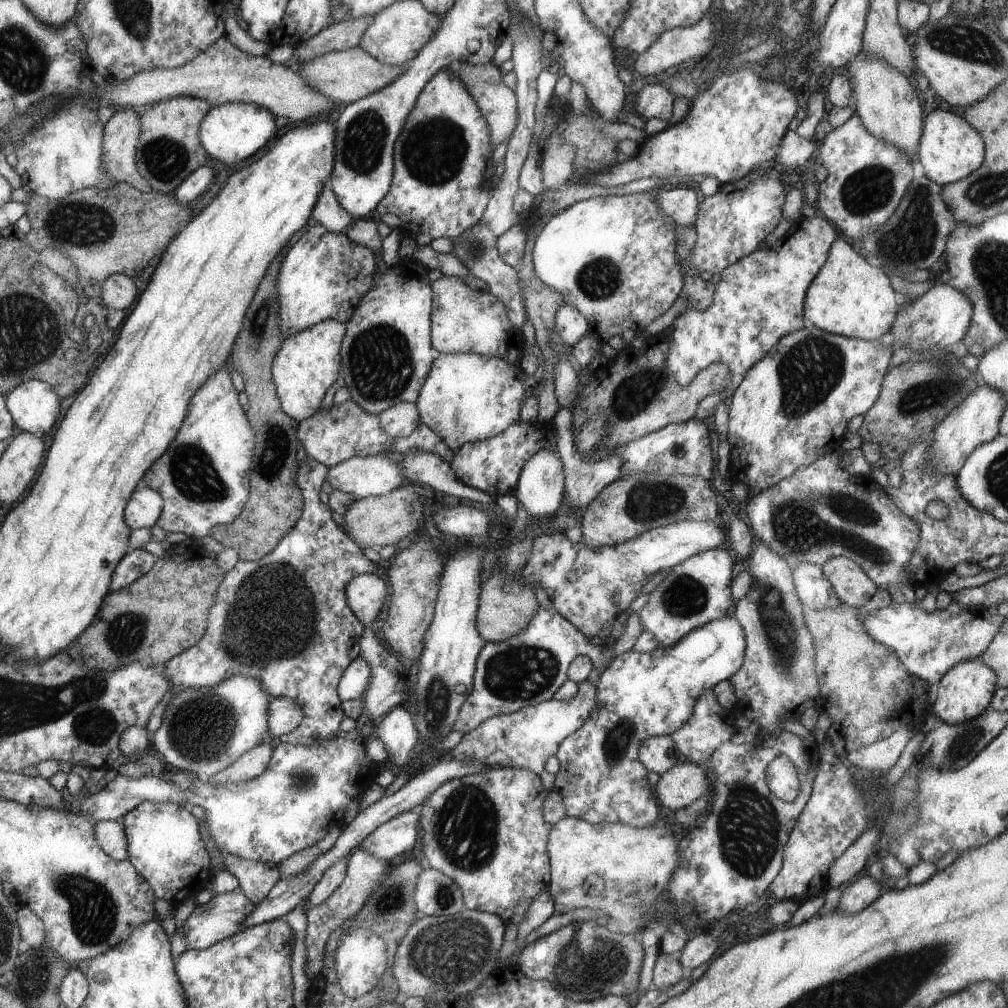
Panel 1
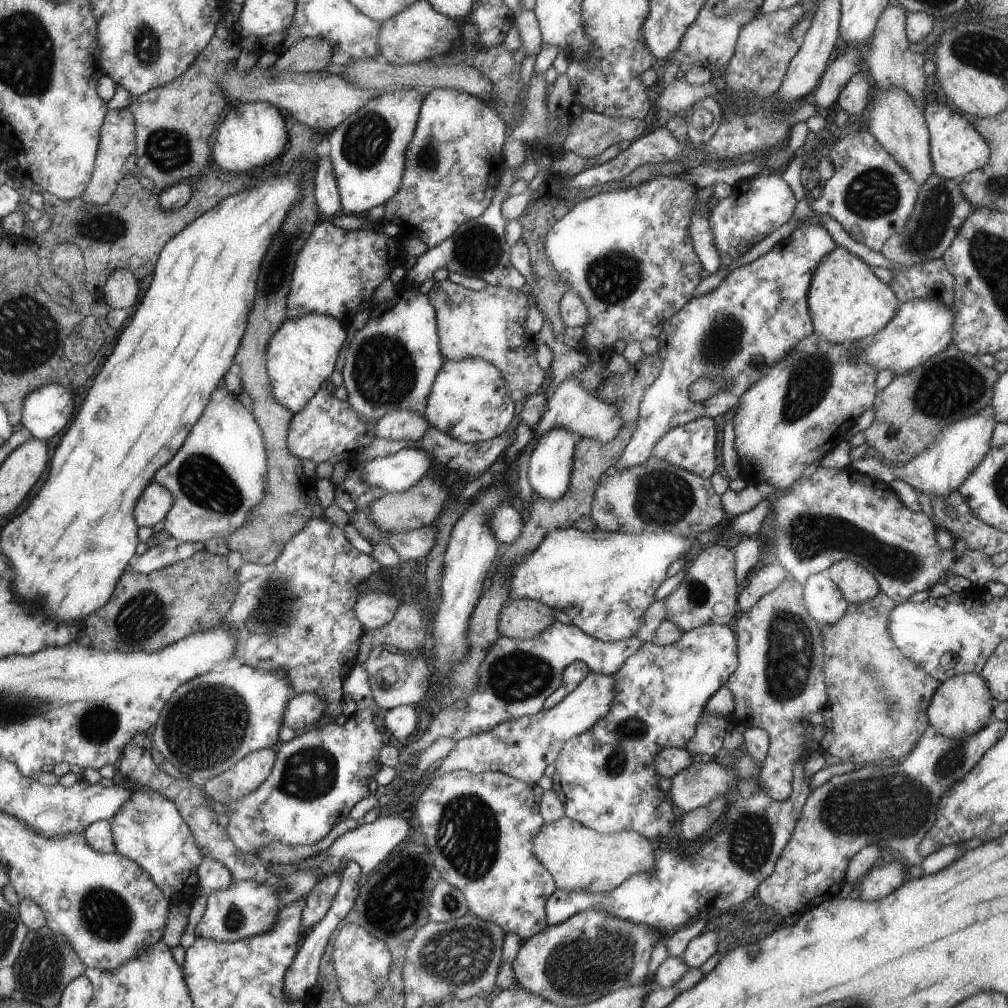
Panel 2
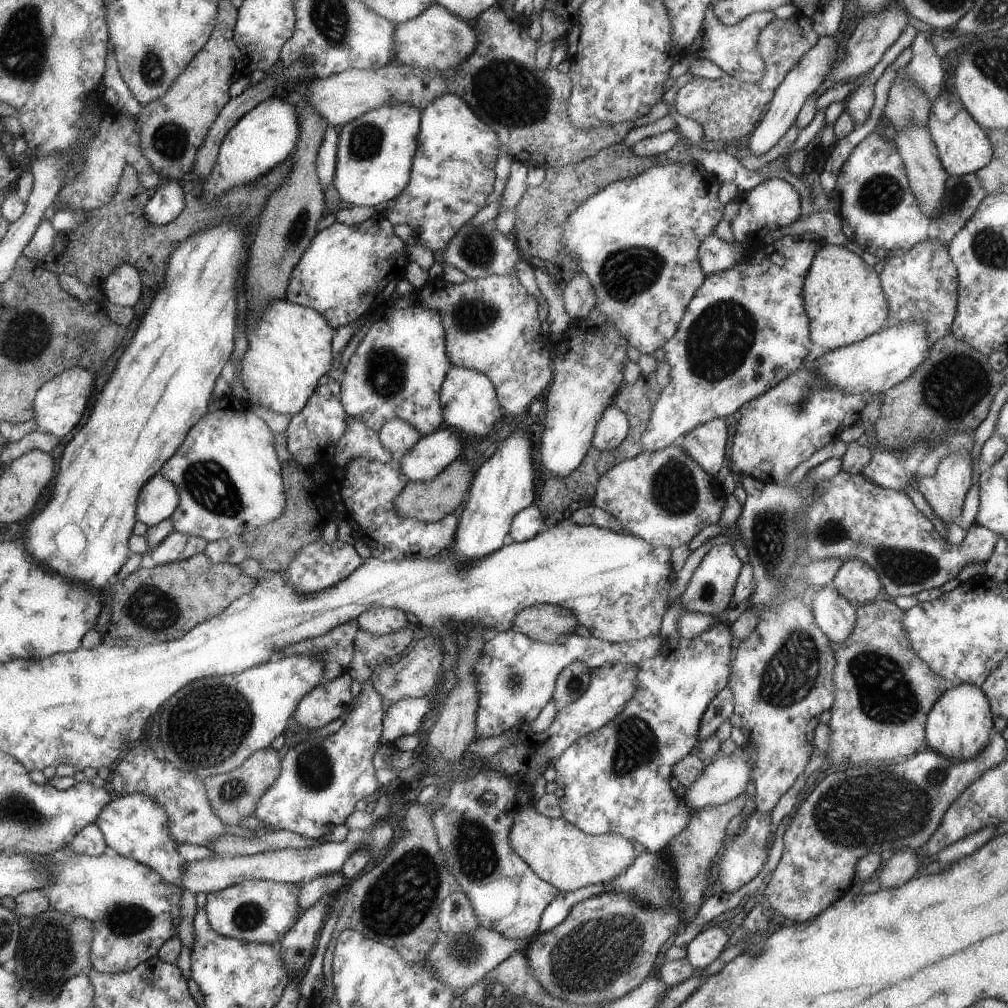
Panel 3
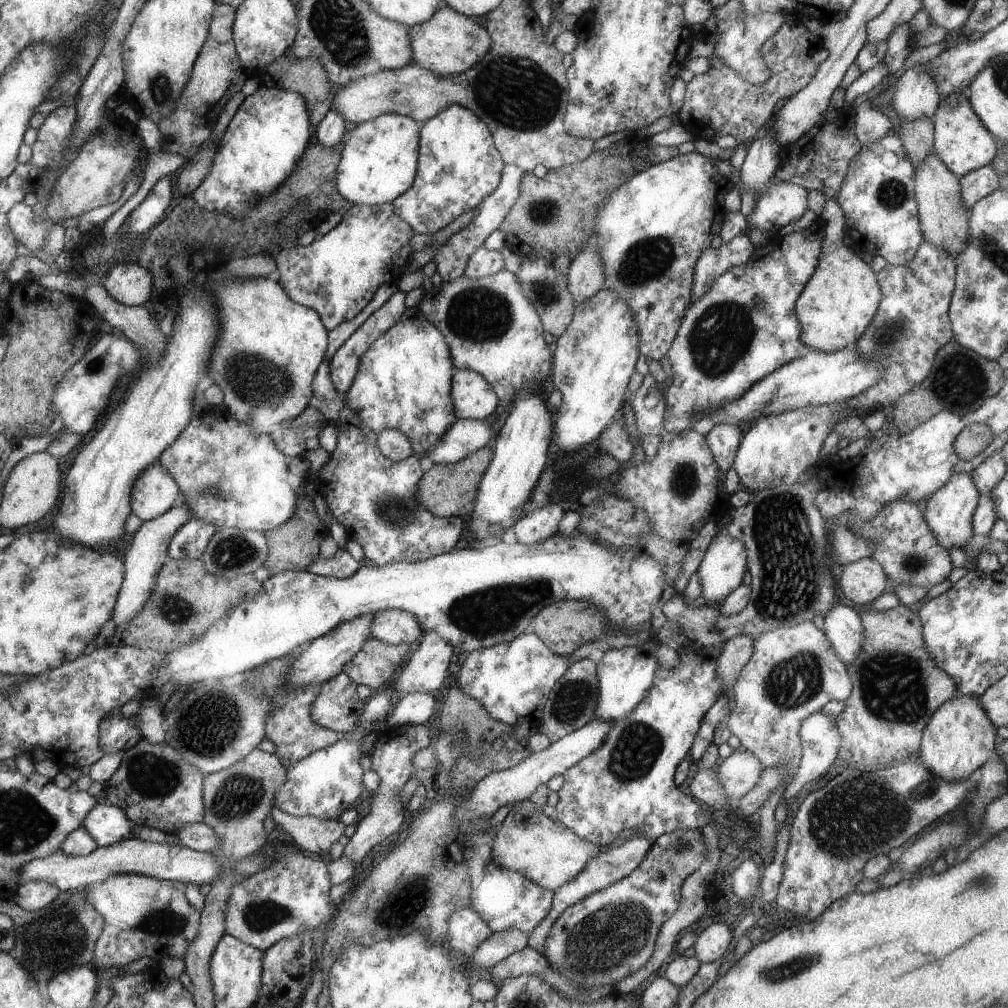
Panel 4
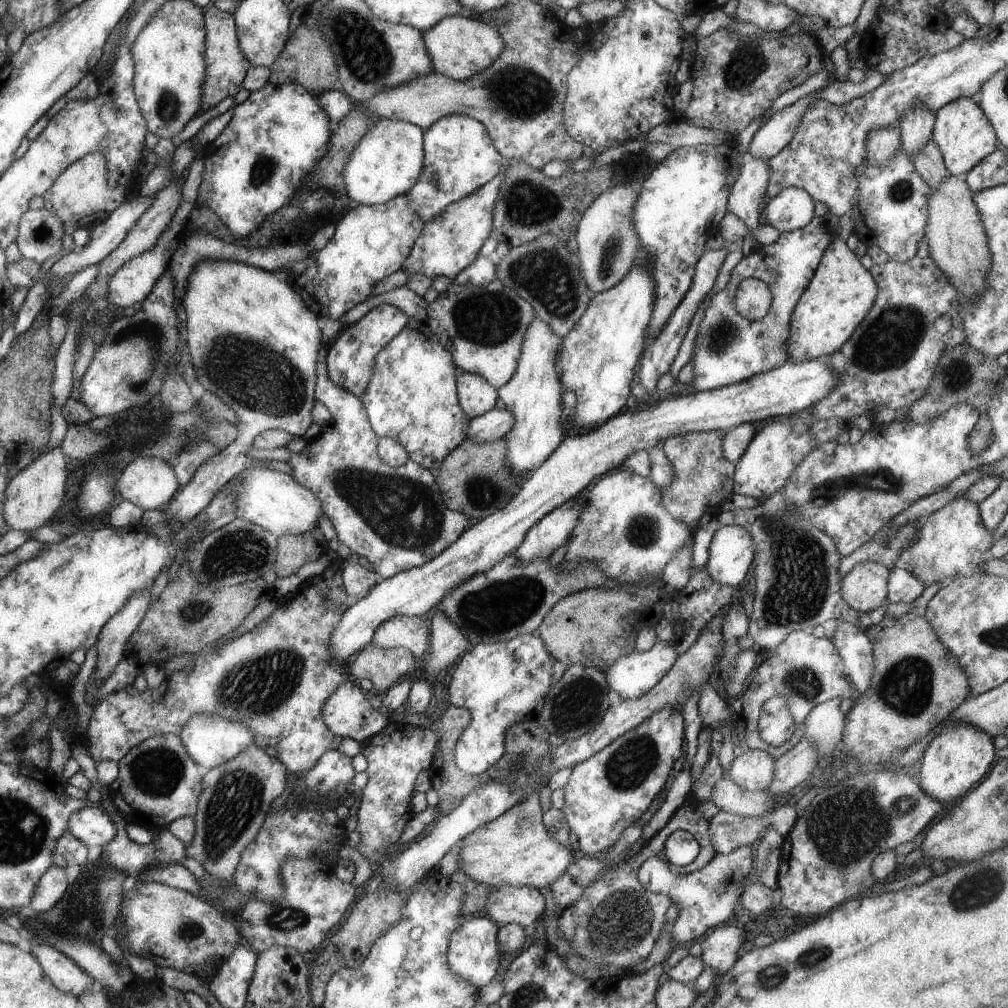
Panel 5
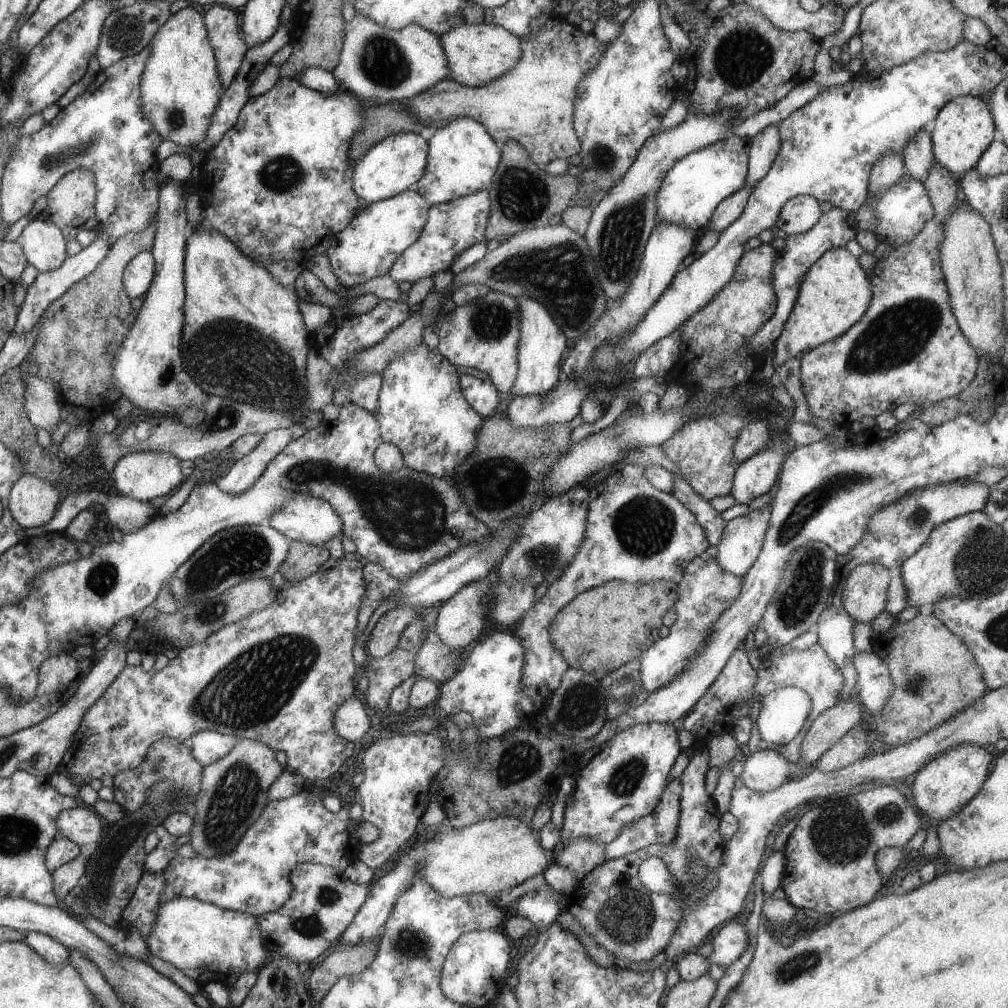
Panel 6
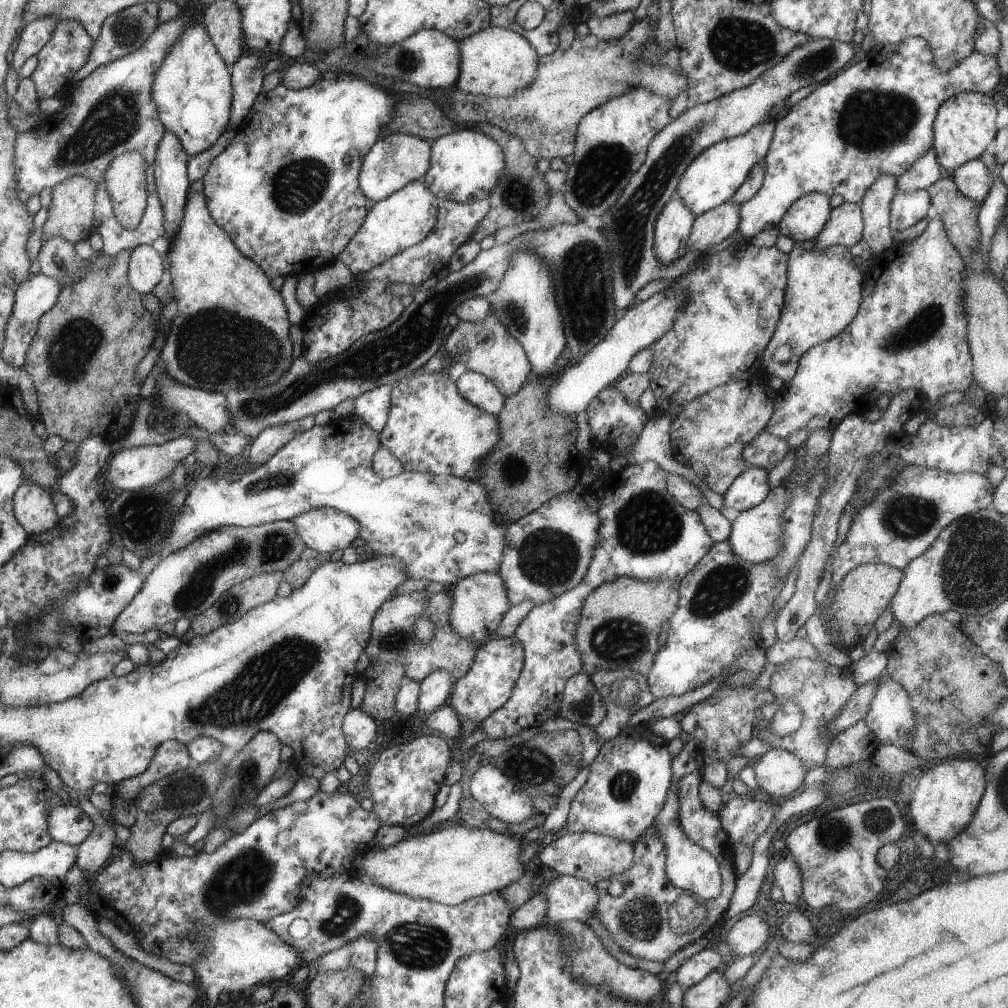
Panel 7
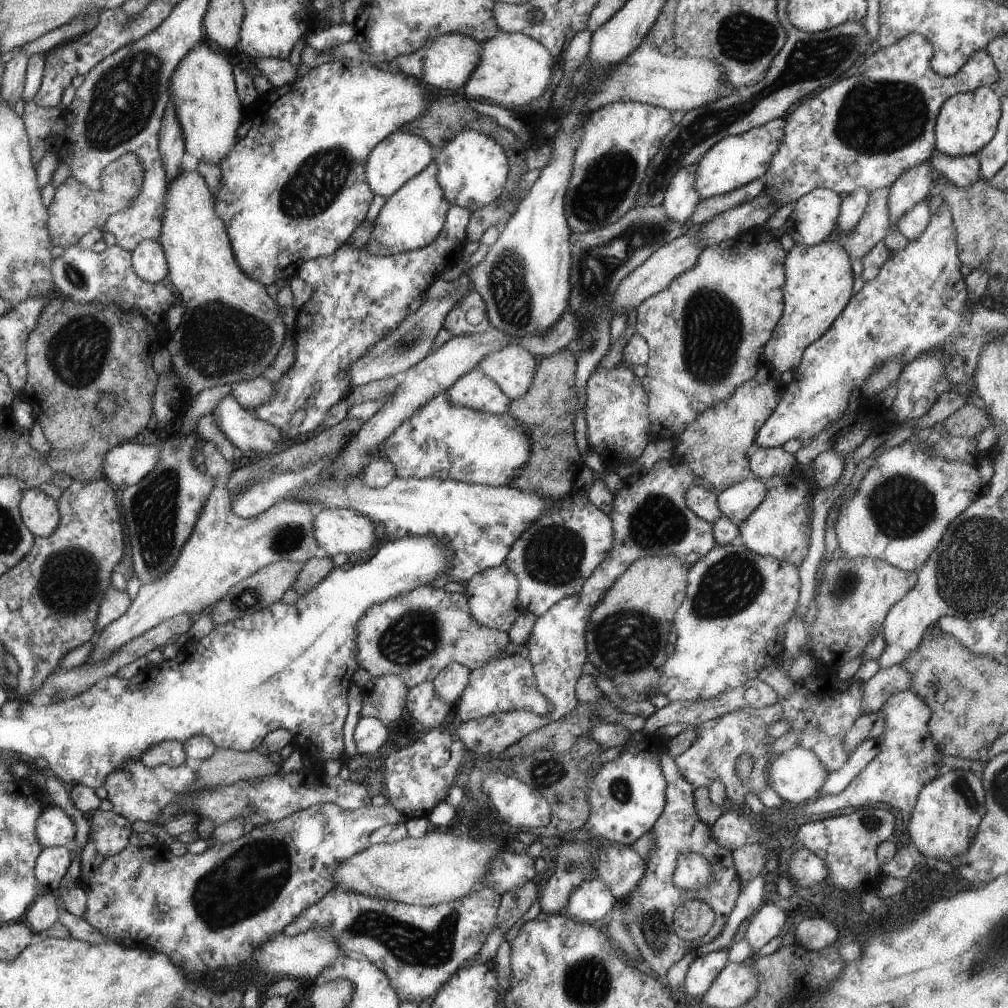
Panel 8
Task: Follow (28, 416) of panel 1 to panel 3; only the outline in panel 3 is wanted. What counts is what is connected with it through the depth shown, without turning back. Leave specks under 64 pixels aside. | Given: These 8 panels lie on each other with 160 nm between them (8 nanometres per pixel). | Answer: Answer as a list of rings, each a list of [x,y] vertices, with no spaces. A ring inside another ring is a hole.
[[[77,366],[76,368],[65,370],[51,381],[48,381],[39,390],[33,406],[35,410],[35,421],[38,423],[40,430],[44,433],[53,434],[61,439],[66,434],[70,434],[80,424],[84,412],[88,410],[90,394],[94,390],[94,380],[96,380],[96,372],[86,370],[82,366]]]

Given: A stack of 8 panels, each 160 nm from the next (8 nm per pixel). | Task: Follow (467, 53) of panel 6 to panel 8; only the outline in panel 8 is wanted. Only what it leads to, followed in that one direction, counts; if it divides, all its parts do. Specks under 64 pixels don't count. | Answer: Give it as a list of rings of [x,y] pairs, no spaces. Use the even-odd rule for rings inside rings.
[[[499,30],[494,38],[481,43],[479,62],[461,93],[468,100],[486,100],[512,112],[520,107],[530,107],[548,90],[555,63],[552,53],[537,40],[522,33]]]

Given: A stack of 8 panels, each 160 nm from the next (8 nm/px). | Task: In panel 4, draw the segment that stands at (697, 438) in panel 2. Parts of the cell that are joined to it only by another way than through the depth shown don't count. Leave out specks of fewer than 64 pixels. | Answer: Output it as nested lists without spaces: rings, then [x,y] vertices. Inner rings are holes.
[[[728,423],[715,425],[705,436],[709,451],[720,470],[727,472],[732,467],[742,438],[739,426]]]

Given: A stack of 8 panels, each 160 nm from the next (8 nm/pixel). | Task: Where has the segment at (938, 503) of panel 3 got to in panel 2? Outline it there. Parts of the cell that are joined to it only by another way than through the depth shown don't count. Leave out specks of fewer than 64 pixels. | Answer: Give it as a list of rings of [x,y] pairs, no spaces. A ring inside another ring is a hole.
[[[988,408],[944,427],[937,434],[936,440],[932,441],[920,456],[913,458],[905,465],[897,464],[895,466],[894,464],[881,462],[878,458],[866,456],[853,460],[850,463],[850,468],[886,484],[889,484],[891,480],[900,479],[928,496],[947,497],[954,491],[958,491],[958,487],[968,478],[971,471],[980,464],[985,454],[991,449],[990,439],[997,422],[994,416],[986,416],[986,410]]]

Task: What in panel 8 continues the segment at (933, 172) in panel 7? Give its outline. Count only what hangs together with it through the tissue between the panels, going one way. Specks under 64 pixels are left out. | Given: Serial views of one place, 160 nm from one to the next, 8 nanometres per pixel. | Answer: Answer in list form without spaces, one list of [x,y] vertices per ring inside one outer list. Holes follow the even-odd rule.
[[[930,162],[918,164],[910,170],[904,171],[896,182],[889,188],[890,196],[890,220],[892,220],[891,232],[895,230],[900,216],[910,210],[912,206],[922,200],[929,199],[930,188],[933,186]]]

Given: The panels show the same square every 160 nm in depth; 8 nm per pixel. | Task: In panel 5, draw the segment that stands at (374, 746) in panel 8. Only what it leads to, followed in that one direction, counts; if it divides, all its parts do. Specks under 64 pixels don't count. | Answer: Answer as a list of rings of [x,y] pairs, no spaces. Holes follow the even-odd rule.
[[[348,680],[328,698],[323,707],[323,722],[336,735],[342,738],[355,739],[356,742],[369,742],[376,734],[387,729],[388,718],[376,710],[374,703],[369,702],[369,693],[363,691],[354,680]]]

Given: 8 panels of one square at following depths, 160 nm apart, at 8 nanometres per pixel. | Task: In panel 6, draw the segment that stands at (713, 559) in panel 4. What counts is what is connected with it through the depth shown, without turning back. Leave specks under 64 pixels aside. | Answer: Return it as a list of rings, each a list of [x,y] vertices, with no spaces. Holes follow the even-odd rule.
[[[771,503],[750,514],[730,517],[716,546],[716,562],[722,570],[744,577],[760,555],[771,518]]]

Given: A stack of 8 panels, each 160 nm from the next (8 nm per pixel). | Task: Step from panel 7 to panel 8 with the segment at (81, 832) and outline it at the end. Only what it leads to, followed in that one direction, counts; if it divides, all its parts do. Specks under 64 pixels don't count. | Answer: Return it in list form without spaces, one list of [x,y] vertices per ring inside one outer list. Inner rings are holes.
[[[60,807],[44,810],[39,817],[37,836],[43,848],[69,847],[74,835],[74,822]]]

